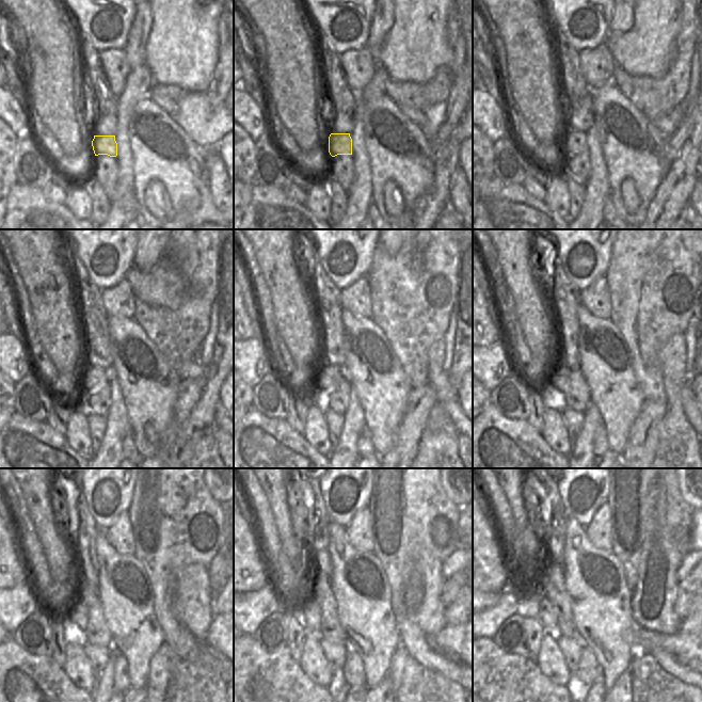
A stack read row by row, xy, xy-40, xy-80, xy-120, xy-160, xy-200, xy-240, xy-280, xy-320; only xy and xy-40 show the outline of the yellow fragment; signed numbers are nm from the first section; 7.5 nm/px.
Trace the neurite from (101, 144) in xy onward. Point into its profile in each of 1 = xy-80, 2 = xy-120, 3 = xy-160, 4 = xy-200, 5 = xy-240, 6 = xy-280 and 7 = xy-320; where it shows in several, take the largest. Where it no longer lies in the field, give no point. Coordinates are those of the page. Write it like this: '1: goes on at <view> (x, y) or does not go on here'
1: goes on at xy-80 (574, 142)
2: goes on at xy-120 (93, 380)
3: goes on at xy-160 (329, 377)
4: goes on at xy-200 (560, 376)
5: goes on at xy-240 (78, 615)
6: goes on at xy-280 (309, 613)
7: goes on at xy-320 (546, 616)

